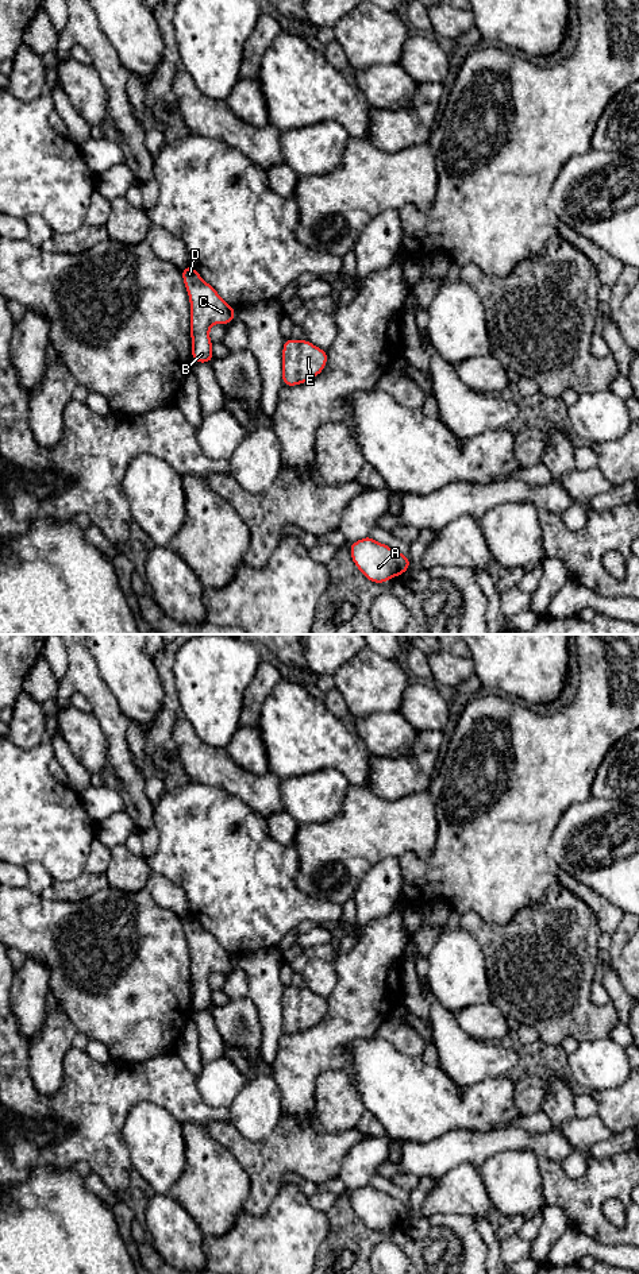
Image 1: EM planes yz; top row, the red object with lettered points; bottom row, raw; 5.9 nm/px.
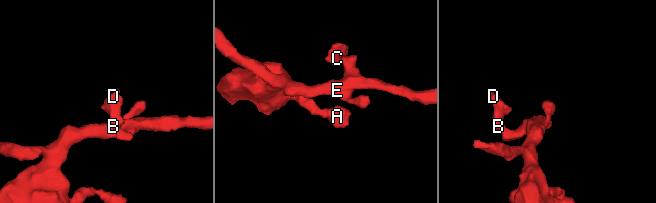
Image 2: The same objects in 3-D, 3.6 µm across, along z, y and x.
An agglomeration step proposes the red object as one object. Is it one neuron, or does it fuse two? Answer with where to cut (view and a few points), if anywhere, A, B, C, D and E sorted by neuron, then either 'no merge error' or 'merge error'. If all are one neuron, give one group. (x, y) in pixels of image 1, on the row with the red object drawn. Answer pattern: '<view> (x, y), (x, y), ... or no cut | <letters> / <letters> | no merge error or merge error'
no cut | A B C D E | no merge error

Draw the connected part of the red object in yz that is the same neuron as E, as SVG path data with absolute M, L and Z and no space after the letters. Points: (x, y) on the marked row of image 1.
M292 337L284 341L282 350L282 383L296 386L313 379L327 364L327 351L320 350L307 339L303 341Z

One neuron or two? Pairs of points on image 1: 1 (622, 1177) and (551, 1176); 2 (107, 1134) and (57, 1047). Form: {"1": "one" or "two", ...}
{"1": "one", "2": "two"}

